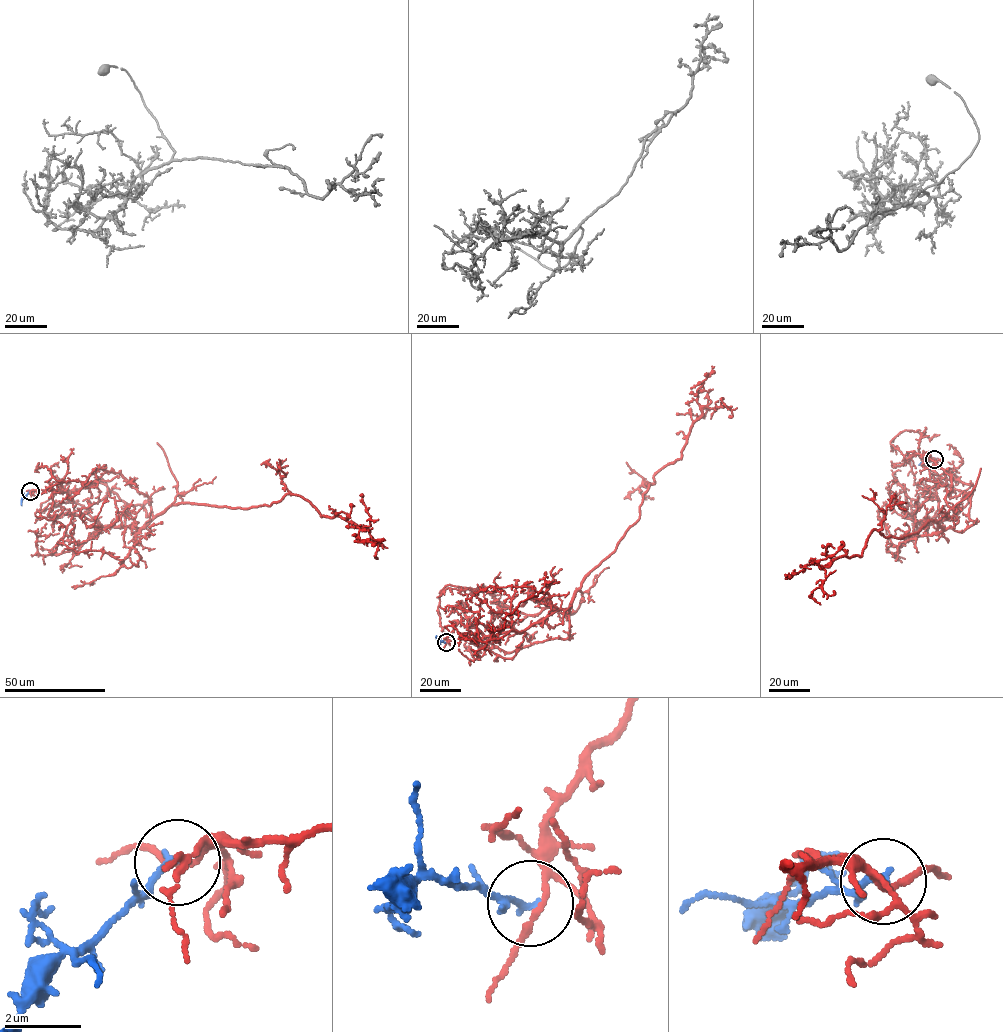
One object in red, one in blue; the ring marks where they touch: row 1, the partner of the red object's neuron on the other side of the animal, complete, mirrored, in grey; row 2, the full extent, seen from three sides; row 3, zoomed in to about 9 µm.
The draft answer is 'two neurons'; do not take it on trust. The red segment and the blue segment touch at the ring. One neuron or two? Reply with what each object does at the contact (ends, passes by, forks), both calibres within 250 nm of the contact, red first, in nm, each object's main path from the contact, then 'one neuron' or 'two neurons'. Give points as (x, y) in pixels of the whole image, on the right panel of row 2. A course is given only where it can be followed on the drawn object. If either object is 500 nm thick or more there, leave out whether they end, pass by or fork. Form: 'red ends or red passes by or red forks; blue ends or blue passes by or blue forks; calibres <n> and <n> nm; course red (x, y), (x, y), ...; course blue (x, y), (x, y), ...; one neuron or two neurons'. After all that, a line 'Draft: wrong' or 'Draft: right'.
red passes by; blue ends; calibres 140 and 170 nm; course red (934, 459), (974, 487), (973, 524), (875, 530), (860, 556), (785, 577); course blue (934, 459), (919, 465); two neurons
Draft: right

